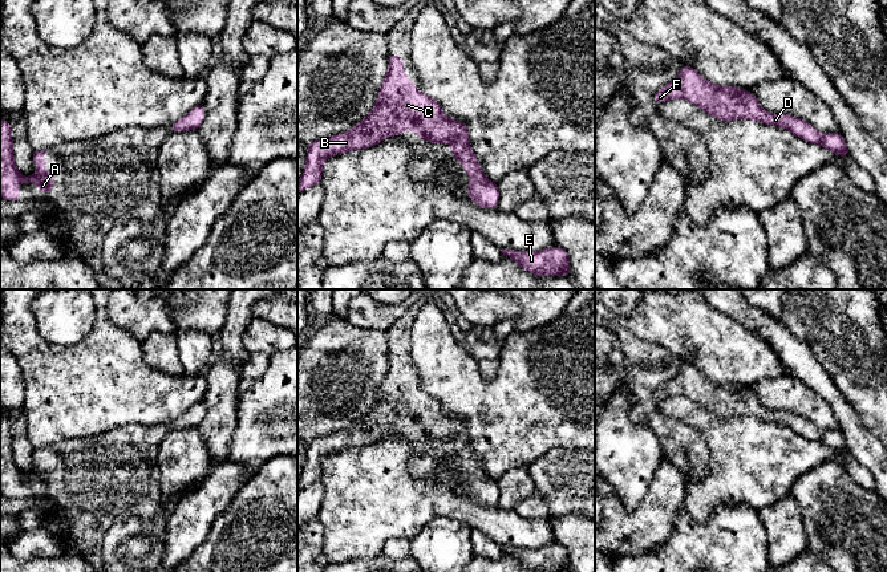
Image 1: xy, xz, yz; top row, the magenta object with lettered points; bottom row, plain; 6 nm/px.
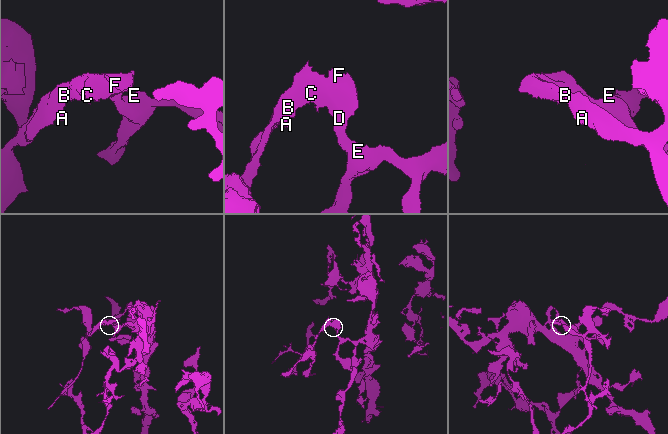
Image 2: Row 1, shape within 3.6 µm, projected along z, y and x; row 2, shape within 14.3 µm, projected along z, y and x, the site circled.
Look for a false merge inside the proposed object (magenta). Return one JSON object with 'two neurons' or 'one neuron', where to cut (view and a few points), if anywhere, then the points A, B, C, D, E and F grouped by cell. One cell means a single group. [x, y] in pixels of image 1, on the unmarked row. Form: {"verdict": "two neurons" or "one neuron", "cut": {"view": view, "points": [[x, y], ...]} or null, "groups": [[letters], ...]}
{"verdict": "one neuron", "cut": null, "groups": [["A", "B", "C", "D", "E", "F"]]}

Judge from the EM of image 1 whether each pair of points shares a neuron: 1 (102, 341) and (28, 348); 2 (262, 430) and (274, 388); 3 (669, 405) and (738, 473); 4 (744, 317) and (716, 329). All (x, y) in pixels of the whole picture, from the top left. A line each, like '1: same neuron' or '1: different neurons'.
1: same neuron
2: same neuron
3: same neuron
4: different neurons

